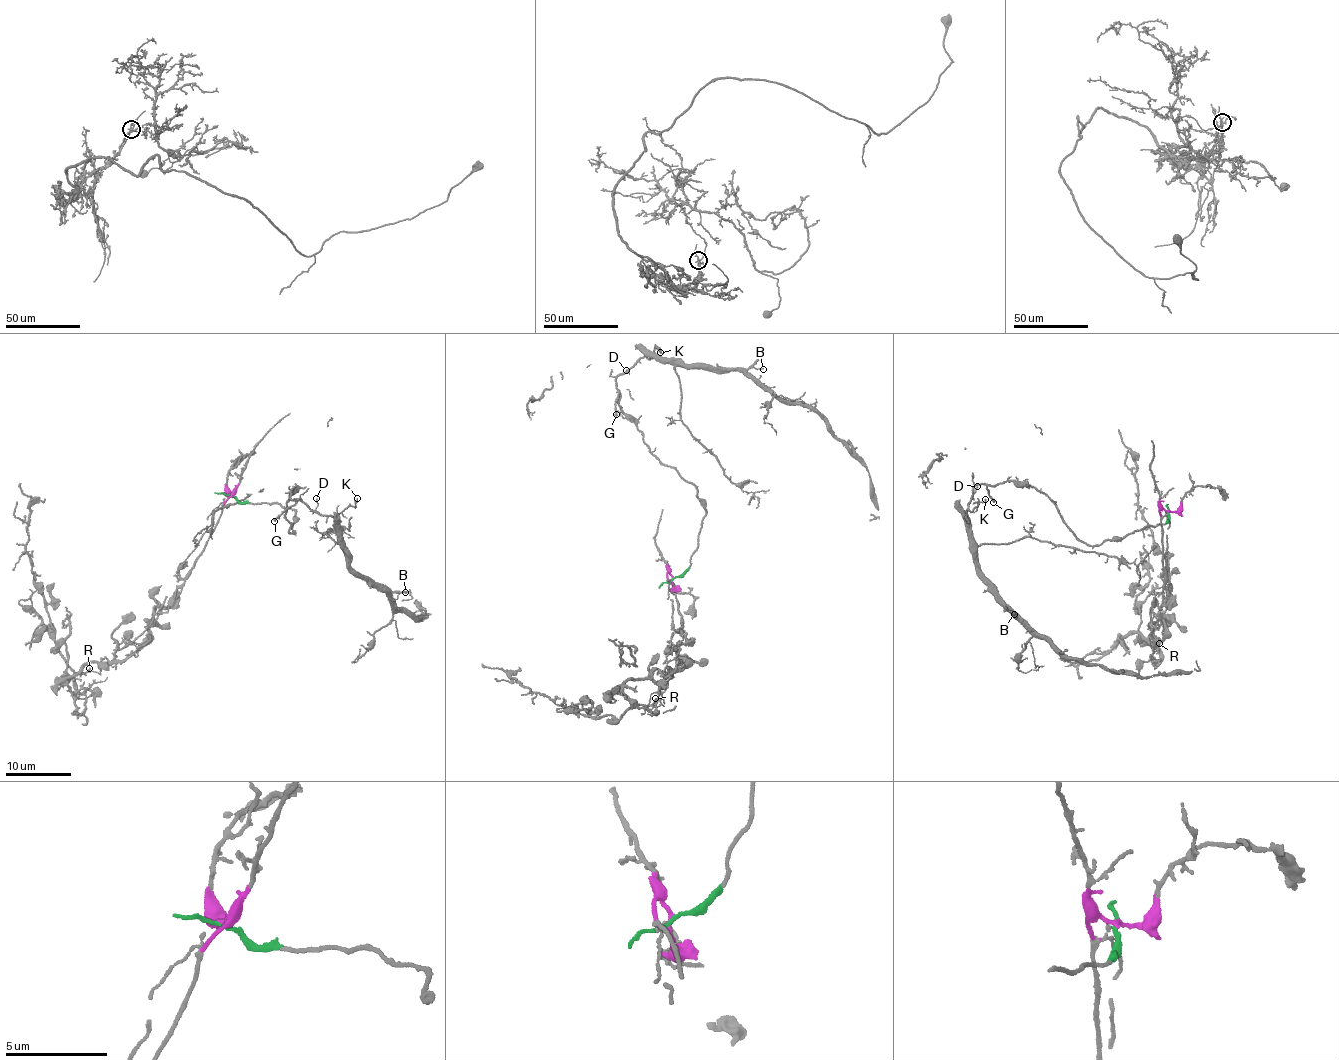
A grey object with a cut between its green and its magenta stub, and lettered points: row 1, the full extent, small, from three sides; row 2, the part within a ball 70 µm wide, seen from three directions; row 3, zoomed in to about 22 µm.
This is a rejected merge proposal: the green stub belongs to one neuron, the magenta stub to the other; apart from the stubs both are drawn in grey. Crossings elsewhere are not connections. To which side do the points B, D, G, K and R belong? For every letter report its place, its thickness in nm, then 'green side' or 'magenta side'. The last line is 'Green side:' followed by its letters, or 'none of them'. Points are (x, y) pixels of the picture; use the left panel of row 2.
B: place (405, 592); calibre 110 nm; green side
D: place (316, 498); calibre 90 nm; green side
G: place (274, 521); calibre 200 nm; green side
K: place (357, 498); calibre 110 nm; green side
R: place (89, 668); calibre 140 nm; magenta side
Green side: B, D, G, K

